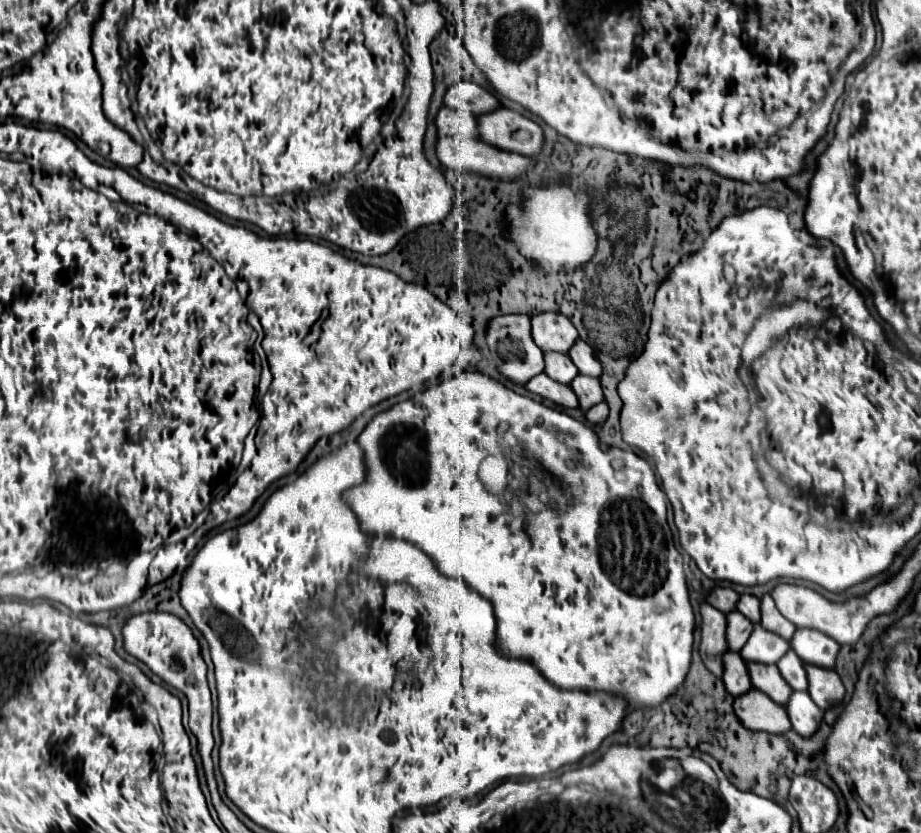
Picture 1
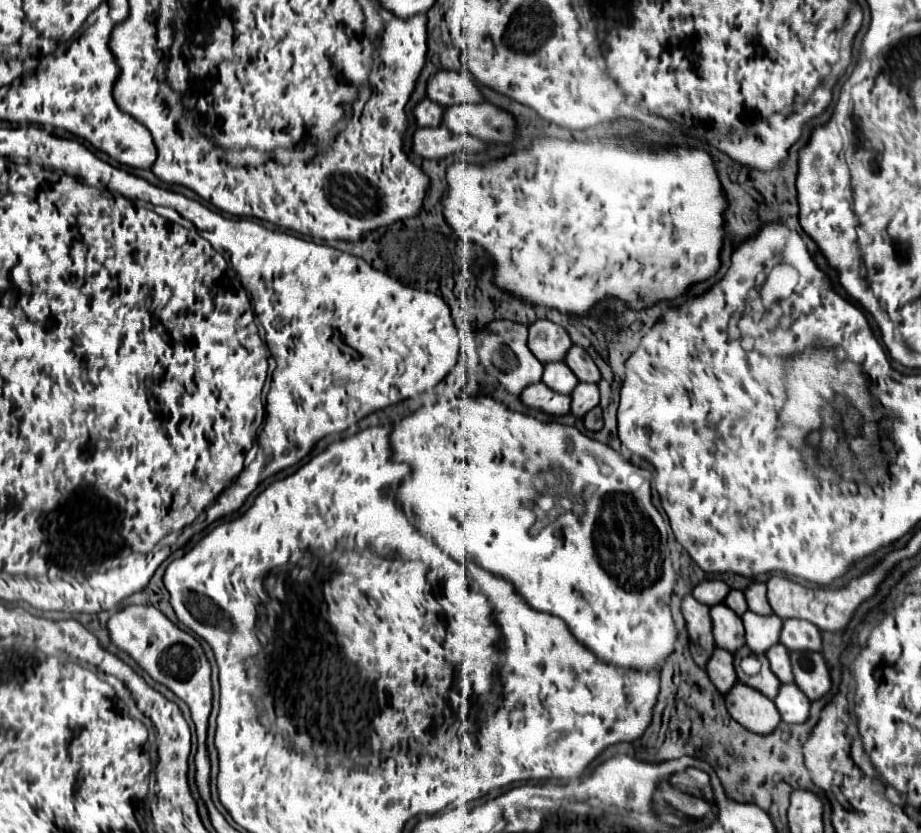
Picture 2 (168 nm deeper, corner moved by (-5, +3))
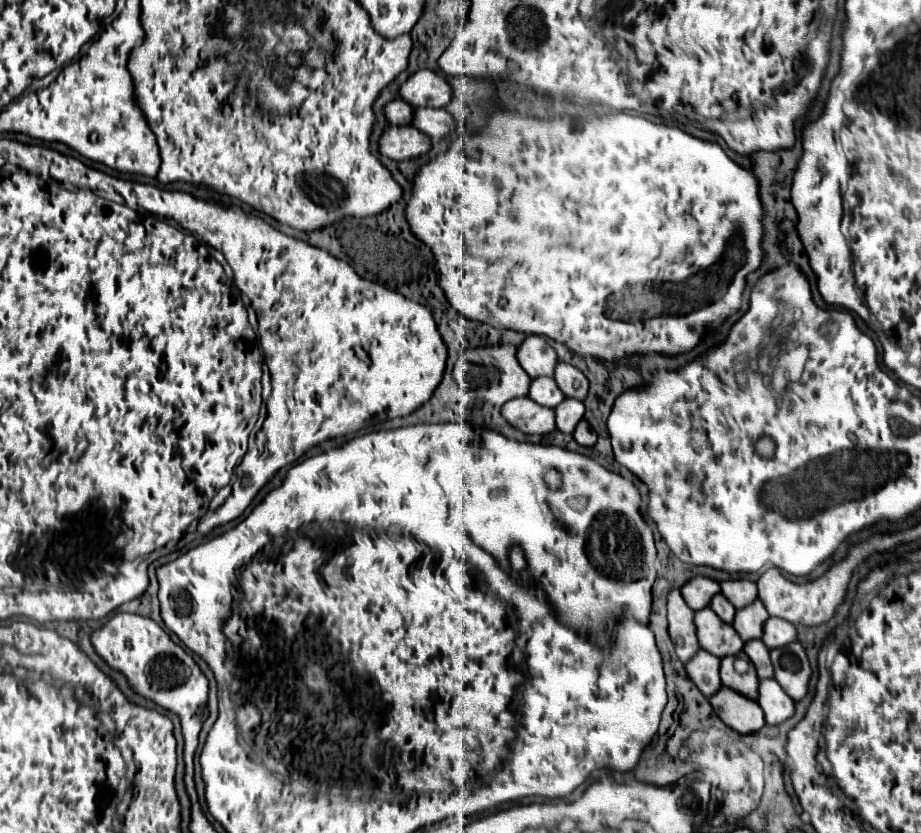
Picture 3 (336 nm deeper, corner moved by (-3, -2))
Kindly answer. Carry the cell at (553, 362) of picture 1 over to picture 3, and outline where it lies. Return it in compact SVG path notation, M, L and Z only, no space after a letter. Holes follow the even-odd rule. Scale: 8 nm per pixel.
M541 376L531 382L529 398L537 400L537 404L555 408L557 404L561 404L565 400L565 394L561 392L561 388L557 388L557 382L551 376L545 376L545 378Z

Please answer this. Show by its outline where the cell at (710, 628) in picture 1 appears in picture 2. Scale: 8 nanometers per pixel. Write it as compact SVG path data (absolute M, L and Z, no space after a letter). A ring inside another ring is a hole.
M685 595L681 601L681 613L685 619L685 627L691 639L691 655L699 667L705 667L711 651L715 649L715 641L711 635L711 619L707 615L709 607L695 601L693 595Z

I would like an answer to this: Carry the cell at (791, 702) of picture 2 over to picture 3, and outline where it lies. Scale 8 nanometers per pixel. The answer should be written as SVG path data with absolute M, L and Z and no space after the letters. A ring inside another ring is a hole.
M761 680L757 702L765 712L767 724L781 724L795 714L795 702L775 680Z

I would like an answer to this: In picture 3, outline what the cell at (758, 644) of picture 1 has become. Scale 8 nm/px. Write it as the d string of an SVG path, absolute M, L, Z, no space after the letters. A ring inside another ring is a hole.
M755 600L753 604L737 610L735 620L733 620L733 628L739 632L743 642L759 640L767 618L769 618L769 614L767 614L765 606L761 604L761 600Z

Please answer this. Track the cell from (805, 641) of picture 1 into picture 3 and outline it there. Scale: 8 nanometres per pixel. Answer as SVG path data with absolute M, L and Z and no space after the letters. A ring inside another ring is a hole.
M769 618L765 622L765 632L763 632L763 638L761 638L771 650L773 648L781 648L785 644L791 644L791 642L797 642L797 628L783 620L783 618Z

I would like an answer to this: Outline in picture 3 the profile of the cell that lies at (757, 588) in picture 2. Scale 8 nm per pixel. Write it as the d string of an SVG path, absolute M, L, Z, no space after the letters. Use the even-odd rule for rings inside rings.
M729 580L721 582L721 594L735 606L735 608L745 608L757 600L757 584L751 580Z

